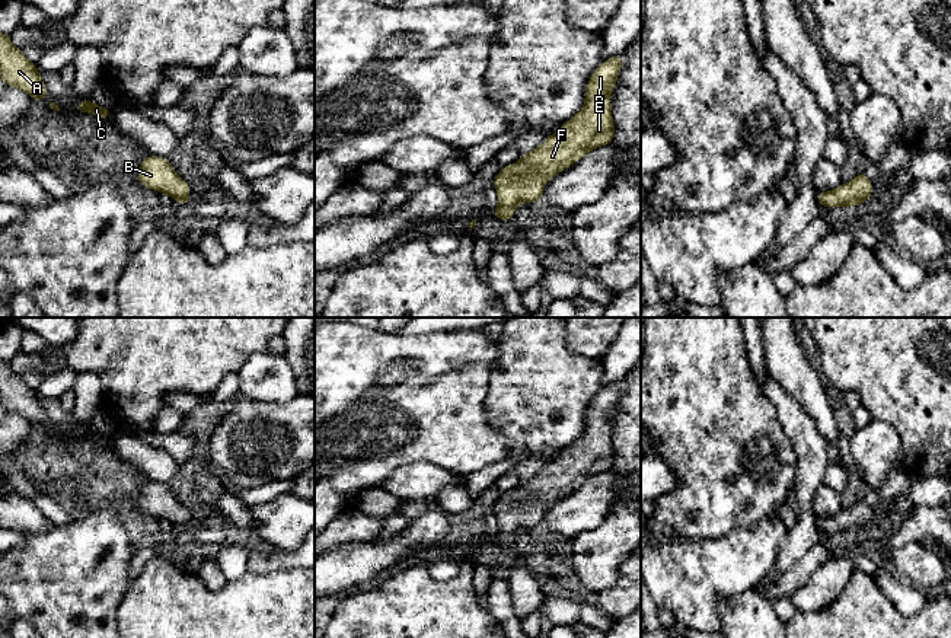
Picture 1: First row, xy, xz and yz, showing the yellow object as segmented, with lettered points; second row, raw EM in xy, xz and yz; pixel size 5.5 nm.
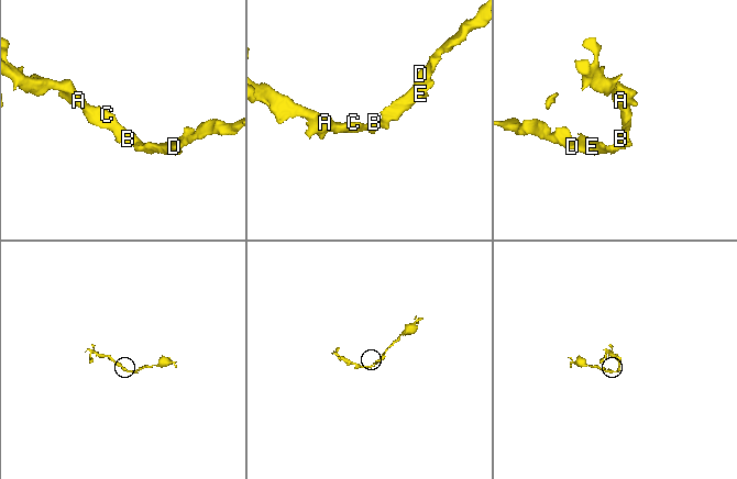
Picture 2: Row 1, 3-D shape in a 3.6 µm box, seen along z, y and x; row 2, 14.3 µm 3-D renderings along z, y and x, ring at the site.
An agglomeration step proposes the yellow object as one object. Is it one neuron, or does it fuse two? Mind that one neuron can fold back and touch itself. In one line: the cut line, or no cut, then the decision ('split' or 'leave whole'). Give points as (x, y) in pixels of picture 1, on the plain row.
no cut; leave whole

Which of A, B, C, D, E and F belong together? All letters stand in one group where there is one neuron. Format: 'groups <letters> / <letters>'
groups A B C D E F

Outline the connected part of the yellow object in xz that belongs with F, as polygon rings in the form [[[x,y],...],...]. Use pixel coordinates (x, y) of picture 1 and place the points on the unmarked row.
[[[623,382],[603,387],[585,412],[584,434],[548,463],[537,475],[526,479],[491,507],[500,524],[492,543],[511,548],[520,529],[542,527],[548,505],[568,495],[590,476],[612,470],[615,452],[610,420],[622,395]]]

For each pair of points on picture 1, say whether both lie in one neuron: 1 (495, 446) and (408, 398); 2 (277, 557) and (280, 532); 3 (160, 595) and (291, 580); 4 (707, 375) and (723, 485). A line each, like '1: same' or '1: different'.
1: same
2: different
3: same
4: same

